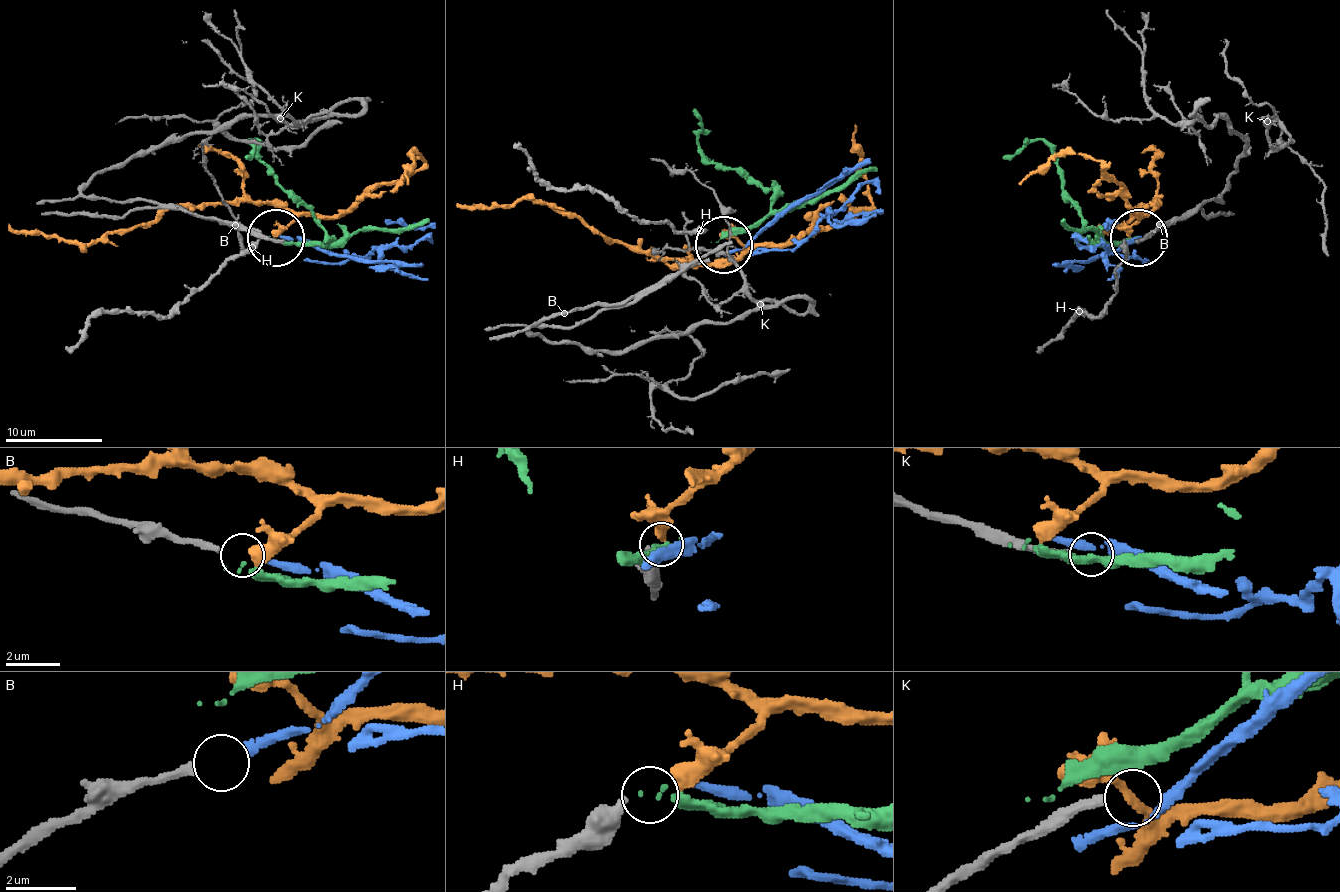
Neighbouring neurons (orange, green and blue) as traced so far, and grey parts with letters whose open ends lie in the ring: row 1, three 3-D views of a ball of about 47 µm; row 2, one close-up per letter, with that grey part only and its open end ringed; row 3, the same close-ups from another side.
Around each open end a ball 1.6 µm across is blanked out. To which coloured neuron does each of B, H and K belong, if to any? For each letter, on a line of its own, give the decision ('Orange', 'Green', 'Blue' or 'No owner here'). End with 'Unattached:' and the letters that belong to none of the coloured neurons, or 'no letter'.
B: Blue
H: Orange
K: No owner here
Unattached: K

